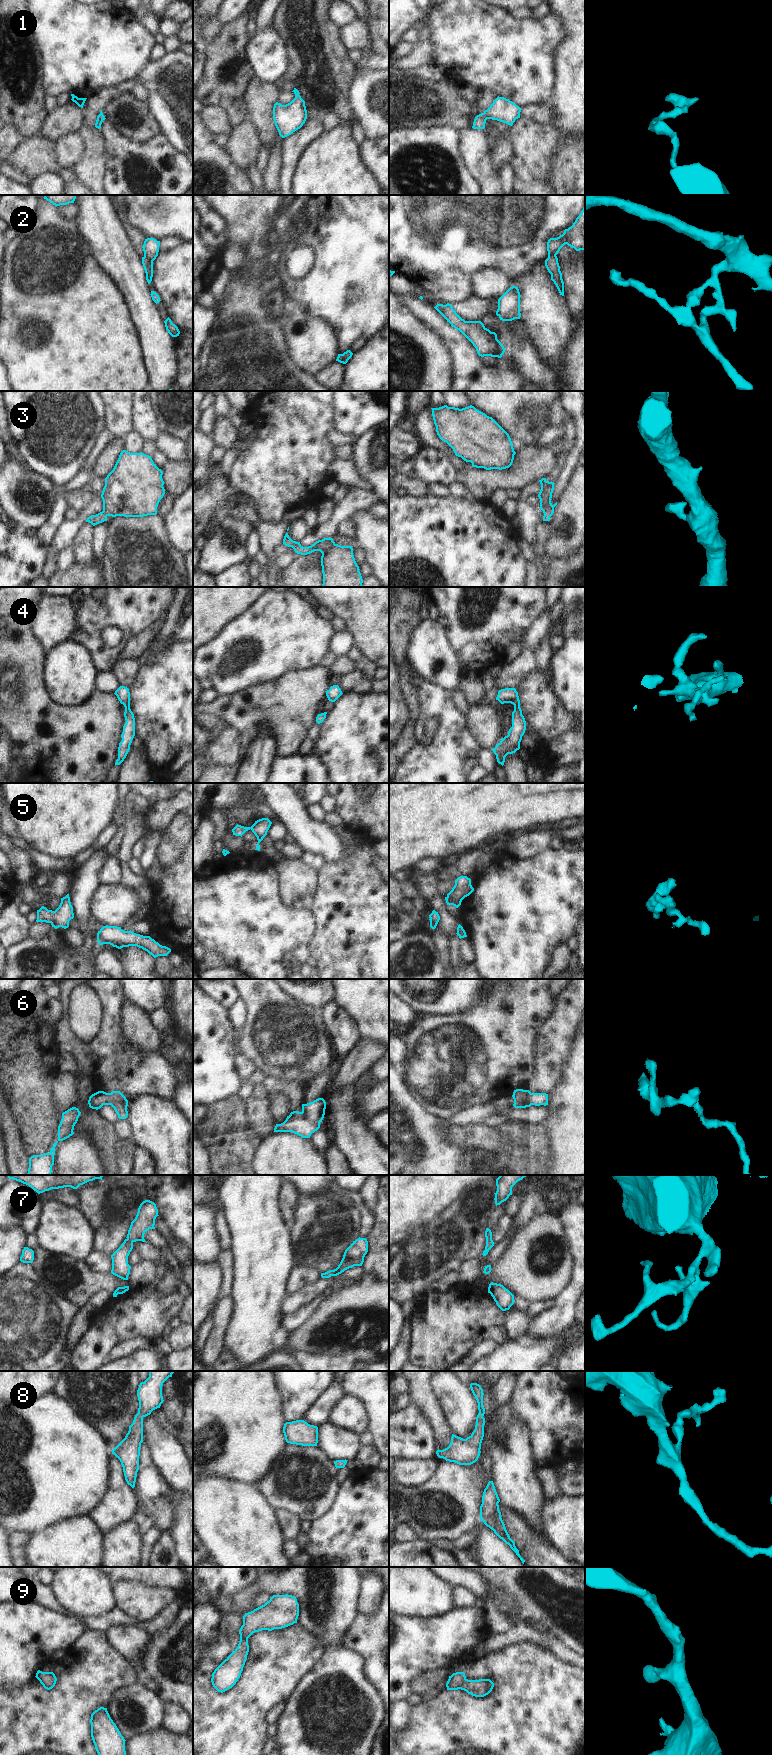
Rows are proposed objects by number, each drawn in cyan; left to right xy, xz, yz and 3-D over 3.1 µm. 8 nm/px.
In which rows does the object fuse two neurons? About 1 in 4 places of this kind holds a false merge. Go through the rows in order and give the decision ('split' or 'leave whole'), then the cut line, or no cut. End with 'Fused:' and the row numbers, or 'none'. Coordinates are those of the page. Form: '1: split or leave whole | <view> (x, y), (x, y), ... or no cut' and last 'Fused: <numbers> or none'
1: leave whole | no cut
2: split | xy (144, 255), (152, 261)
3: leave whole | no cut
4: leave whole | no cut
5: leave whole | no cut
6: split | xz (302, 1111), (306, 1119), (319, 1122)
7: leave whole | no cut
8: leave whole | no cut
9: leave whole | no cut
Fused: 2, 6

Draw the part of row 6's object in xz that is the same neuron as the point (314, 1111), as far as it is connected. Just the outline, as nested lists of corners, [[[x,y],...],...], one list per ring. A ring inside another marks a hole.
[[[318,1098],[313,1102],[302,1104],[302,1112],[306,1120],[322,1122],[326,1109],[326,1102],[323,1098]]]

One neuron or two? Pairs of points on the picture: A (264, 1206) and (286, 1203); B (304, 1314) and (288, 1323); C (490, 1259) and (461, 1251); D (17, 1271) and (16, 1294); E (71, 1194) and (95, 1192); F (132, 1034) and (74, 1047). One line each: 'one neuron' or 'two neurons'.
A: two neurons
B: one neuron
C: two neurons
D: one neuron
E: two neurons
F: two neurons

